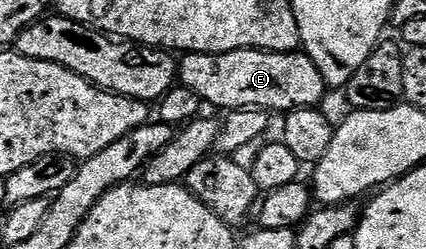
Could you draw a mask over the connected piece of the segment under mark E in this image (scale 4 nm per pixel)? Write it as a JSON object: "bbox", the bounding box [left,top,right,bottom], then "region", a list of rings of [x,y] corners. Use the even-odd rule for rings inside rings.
{"bbox":[176,49,328,111],"region":[[[237,49],[227,53],[187,53],[176,65],[176,73],[185,88],[193,89],[207,106],[215,105],[221,111],[235,109],[261,109],[263,111],[289,111],[291,109],[312,109],[321,106],[322,96],[328,93],[328,86],[322,80],[316,63],[305,52],[265,53],[263,49]]]}

